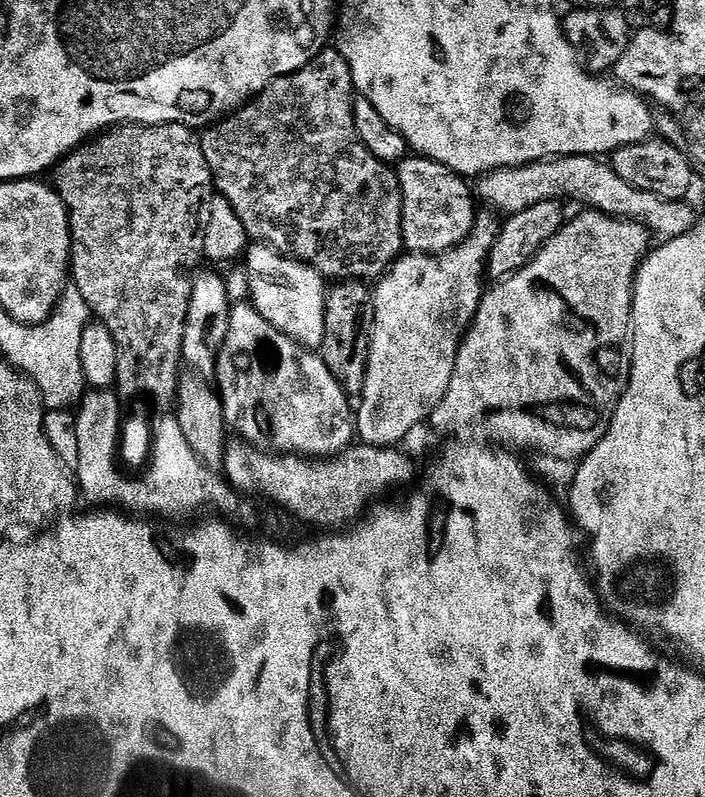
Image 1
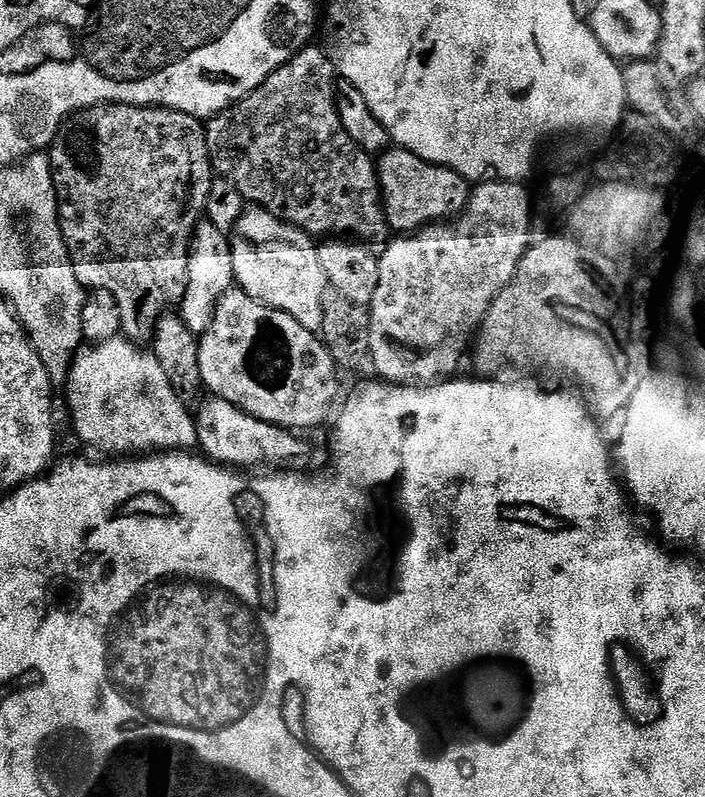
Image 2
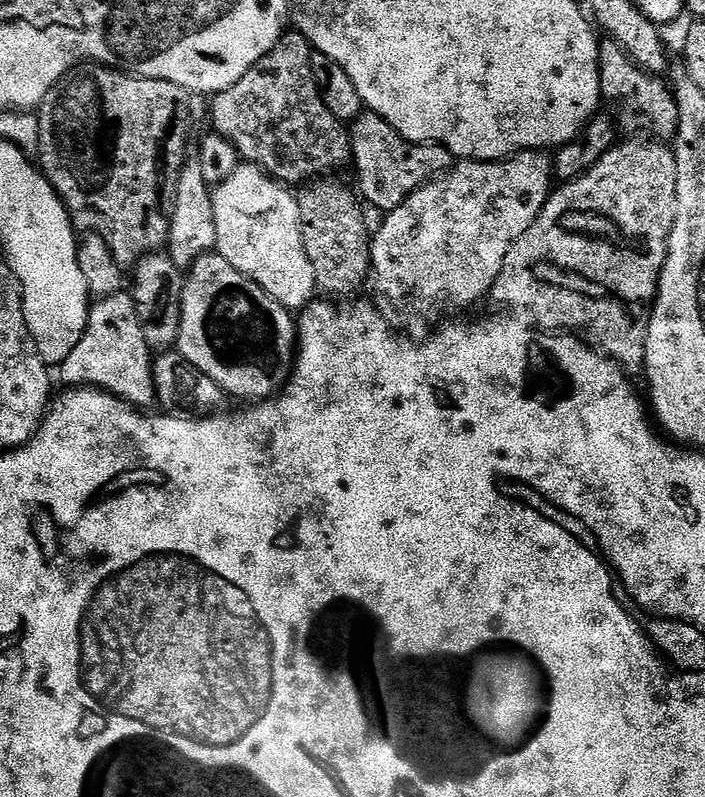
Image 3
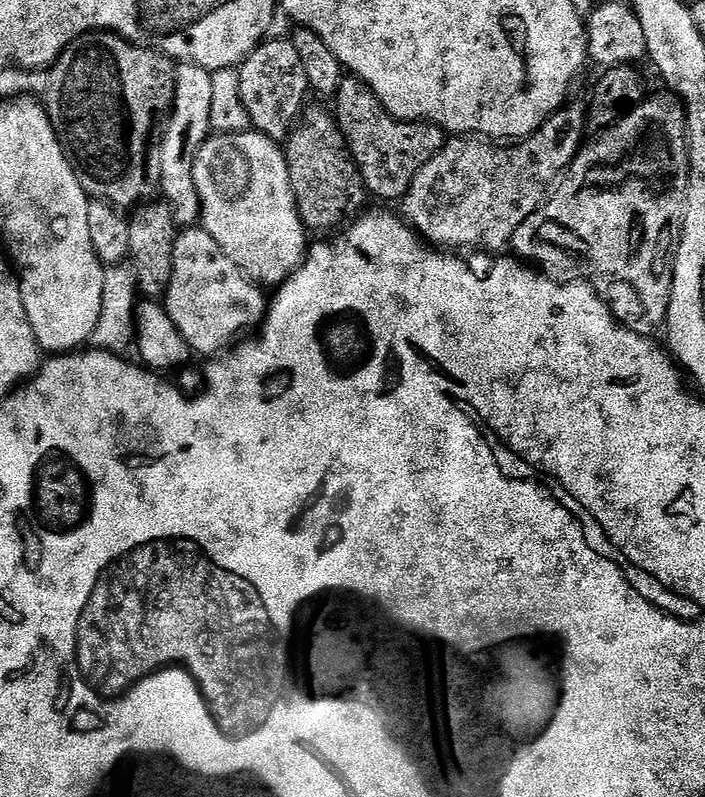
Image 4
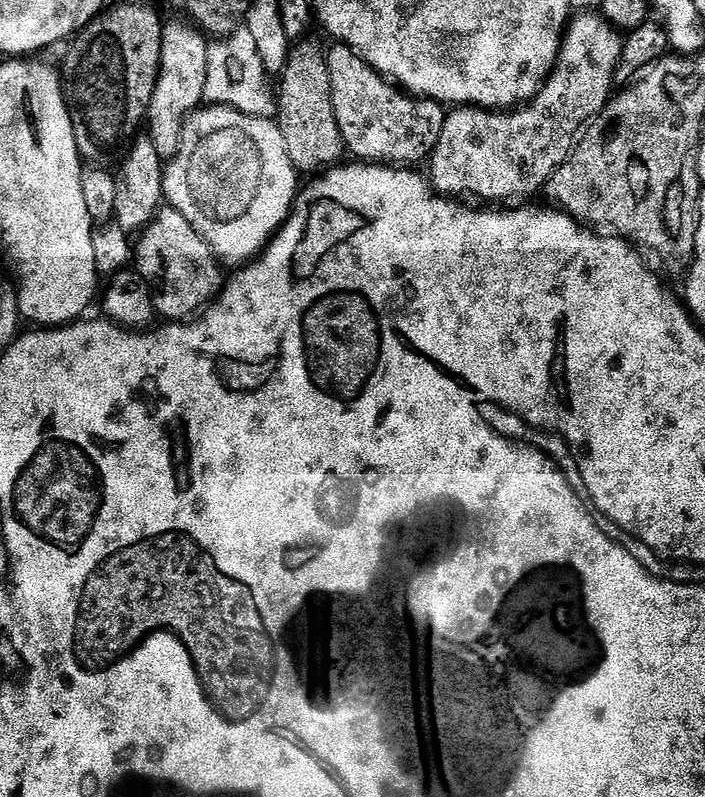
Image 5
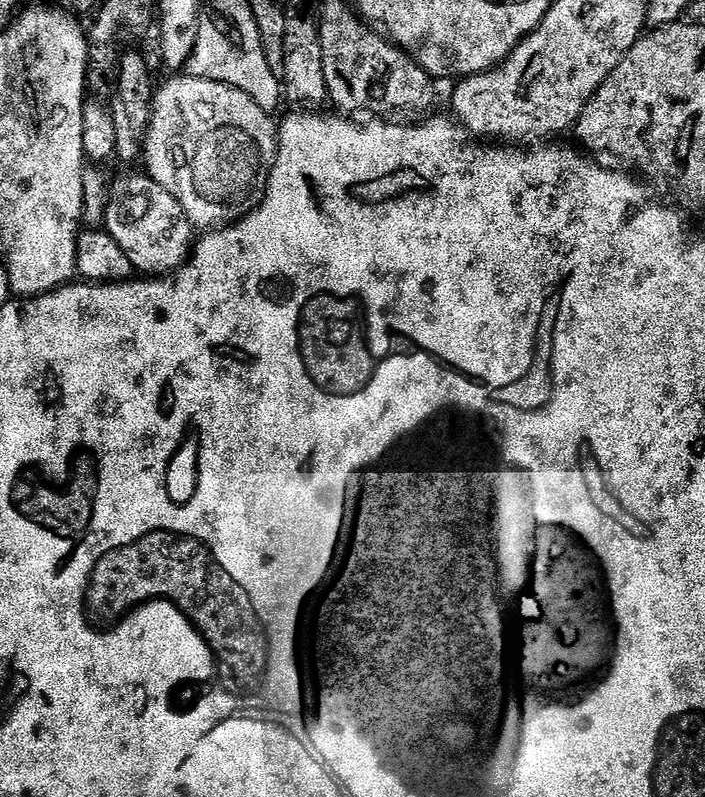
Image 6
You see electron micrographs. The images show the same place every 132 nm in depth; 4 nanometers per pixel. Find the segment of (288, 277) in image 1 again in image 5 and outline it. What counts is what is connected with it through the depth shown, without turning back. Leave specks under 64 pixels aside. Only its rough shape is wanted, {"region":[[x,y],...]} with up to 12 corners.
{"region":[[209,103],[164,200],[221,261],[251,261],[296,202],[279,123]]}

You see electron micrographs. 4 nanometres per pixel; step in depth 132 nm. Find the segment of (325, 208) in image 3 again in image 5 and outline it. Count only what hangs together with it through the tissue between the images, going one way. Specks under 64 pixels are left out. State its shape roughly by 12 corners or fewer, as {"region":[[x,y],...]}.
{"region":[[305,38],[289,51],[278,123],[300,174],[346,156],[328,57]]}

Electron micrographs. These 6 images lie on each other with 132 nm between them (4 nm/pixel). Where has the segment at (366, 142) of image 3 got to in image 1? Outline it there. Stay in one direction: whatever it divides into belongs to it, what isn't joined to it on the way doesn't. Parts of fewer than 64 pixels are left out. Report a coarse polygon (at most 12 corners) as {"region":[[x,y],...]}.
{"region":[[419,154],[394,171],[409,253],[471,234],[465,177]]}

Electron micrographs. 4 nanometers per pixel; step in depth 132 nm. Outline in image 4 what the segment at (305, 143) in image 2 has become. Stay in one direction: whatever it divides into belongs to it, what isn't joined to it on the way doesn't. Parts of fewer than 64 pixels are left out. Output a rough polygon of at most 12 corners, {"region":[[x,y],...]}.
{"region":[[265,39],[239,65],[252,128],[287,141],[309,103],[291,39]]}

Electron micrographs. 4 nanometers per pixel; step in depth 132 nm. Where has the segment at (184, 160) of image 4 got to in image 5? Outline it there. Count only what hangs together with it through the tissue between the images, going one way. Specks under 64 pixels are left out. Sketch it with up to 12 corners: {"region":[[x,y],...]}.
{"region":[[165,23],[147,135],[180,151],[201,107],[209,41],[191,23]]}

